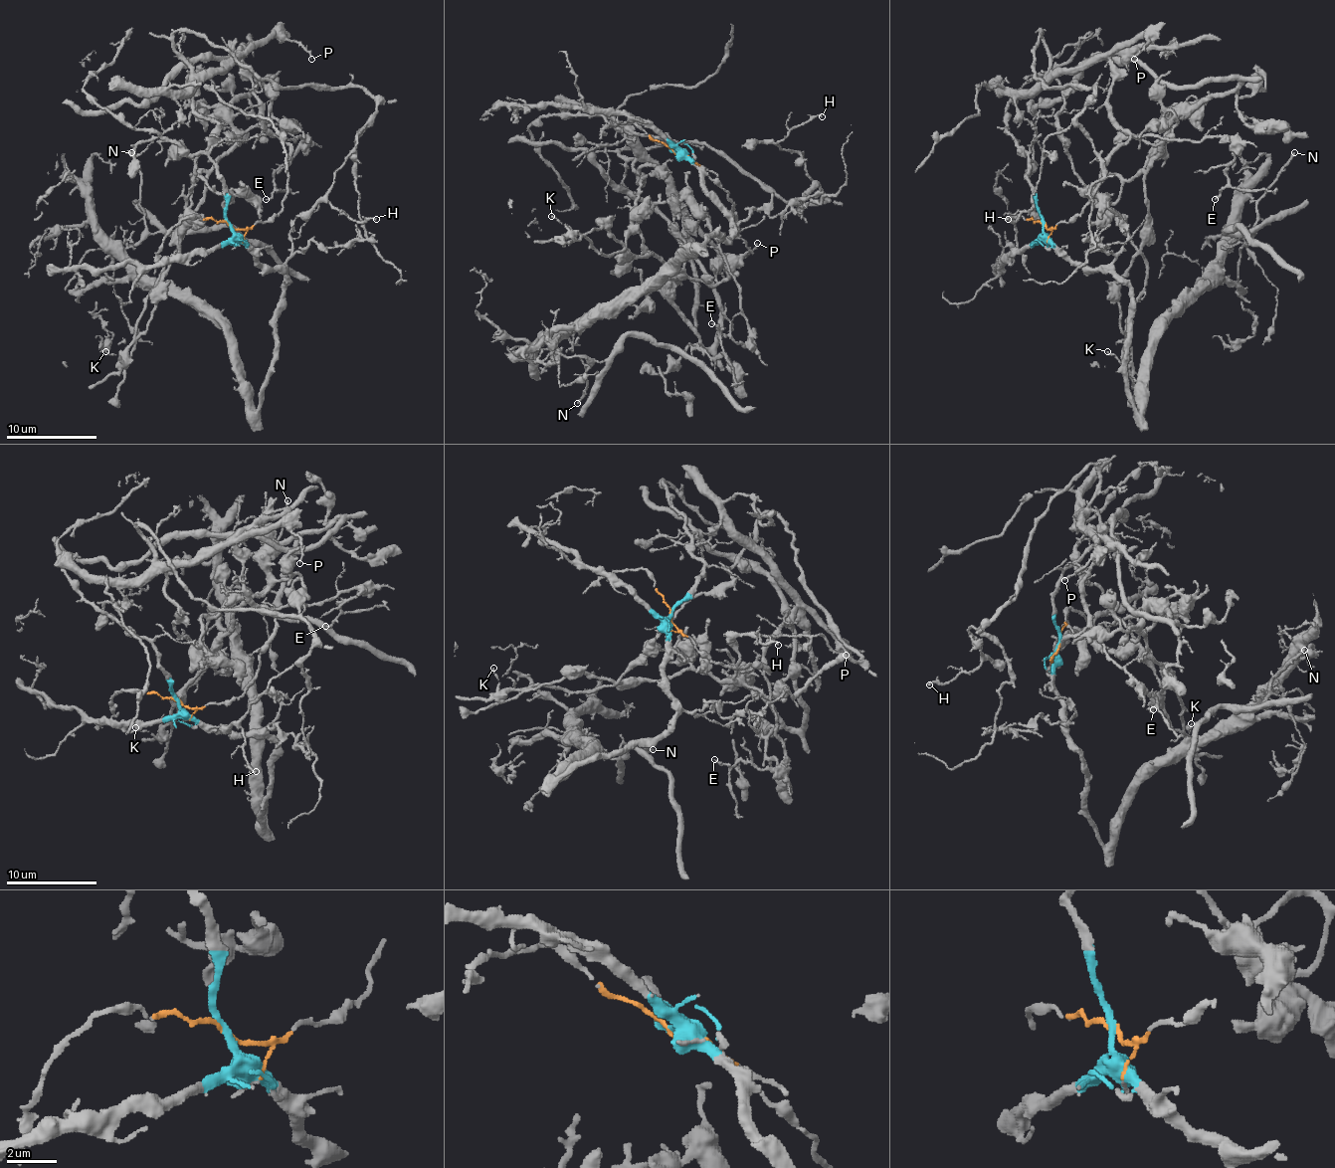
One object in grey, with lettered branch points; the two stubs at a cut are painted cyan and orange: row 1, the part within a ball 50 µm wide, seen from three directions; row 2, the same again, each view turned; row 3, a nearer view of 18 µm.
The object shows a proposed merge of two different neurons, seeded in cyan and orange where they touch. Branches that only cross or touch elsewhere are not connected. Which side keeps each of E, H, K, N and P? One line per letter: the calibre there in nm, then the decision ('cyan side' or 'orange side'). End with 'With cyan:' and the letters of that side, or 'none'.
E: 170 nm thick; orange side
H: 160 nm thick; orange side
K: 100 nm thick; orange side
N: 190 nm thick; cyan side
P: 130 nm thick; orange side
With cyan: N

